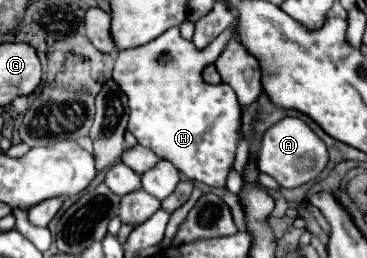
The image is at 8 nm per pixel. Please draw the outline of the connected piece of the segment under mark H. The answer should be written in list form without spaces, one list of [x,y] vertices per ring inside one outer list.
[[[233,22],[227,30],[223,30],[211,42],[211,46],[207,46],[205,50],[197,50],[189,40],[181,38],[179,28],[169,28],[149,44],[131,50],[121,50],[117,54],[115,70],[113,70],[113,80],[117,80],[119,88],[129,98],[131,110],[129,110],[127,130],[139,140],[141,146],[147,146],[163,160],[173,162],[173,166],[179,172],[183,172],[189,180],[203,182],[211,188],[225,188],[229,168],[233,166],[233,152],[237,146],[237,128],[239,128],[241,110],[233,88],[229,88],[227,84],[211,86],[201,78],[201,72],[207,64],[217,60],[219,52],[235,36],[237,36],[237,22]]]

